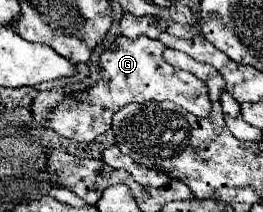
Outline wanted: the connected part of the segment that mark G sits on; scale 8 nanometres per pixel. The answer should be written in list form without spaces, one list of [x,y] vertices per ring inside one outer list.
[[[117,36],[111,46],[107,46],[99,58],[99,78],[93,86],[81,92],[69,92],[63,100],[47,114],[45,128],[57,132],[63,138],[75,142],[91,142],[111,128],[113,114],[131,102],[149,102],[149,100],[169,100],[185,108],[195,116],[207,116],[211,112],[209,96],[205,82],[189,72],[175,70],[163,60],[165,46],[159,40],[139,36],[129,40]]]

